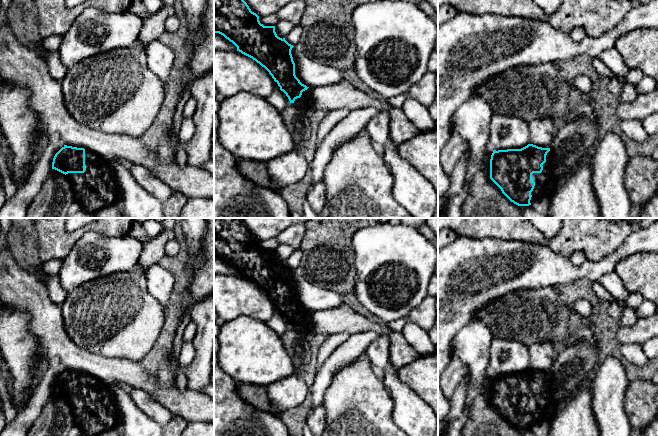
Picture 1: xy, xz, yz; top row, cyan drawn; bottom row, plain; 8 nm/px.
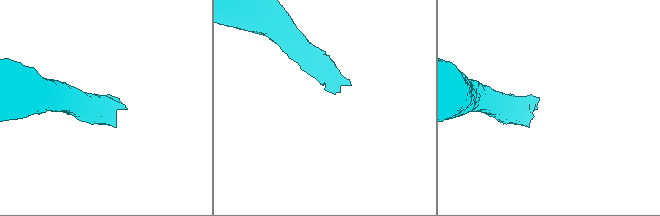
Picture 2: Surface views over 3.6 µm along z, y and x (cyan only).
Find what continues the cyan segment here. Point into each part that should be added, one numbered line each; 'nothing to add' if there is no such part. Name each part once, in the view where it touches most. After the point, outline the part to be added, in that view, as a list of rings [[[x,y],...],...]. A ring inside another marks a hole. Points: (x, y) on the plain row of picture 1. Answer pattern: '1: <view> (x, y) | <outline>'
1: yz (544, 408) | [[[549,375],[546,379],[546,386],[542,389],[543,390],[542,396],[532,398],[535,410],[533,415],[531,416],[532,419],[530,424],[531,428],[534,425],[540,424],[547,419],[552,420],[556,412],[559,410],[559,407],[554,405],[551,401],[550,385],[551,375]]]

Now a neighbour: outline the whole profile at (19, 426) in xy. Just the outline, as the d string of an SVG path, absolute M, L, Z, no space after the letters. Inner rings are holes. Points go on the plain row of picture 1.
M58 357L47 358L47 364L47 370L36 386L28 405L18 411L17 416L5 425L0 436L28 436L29 429L41 414L43 406L52 396L55 378L65 369Z

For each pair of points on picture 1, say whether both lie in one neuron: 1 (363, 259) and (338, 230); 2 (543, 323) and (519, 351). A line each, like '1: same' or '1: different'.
1: different
2: different

